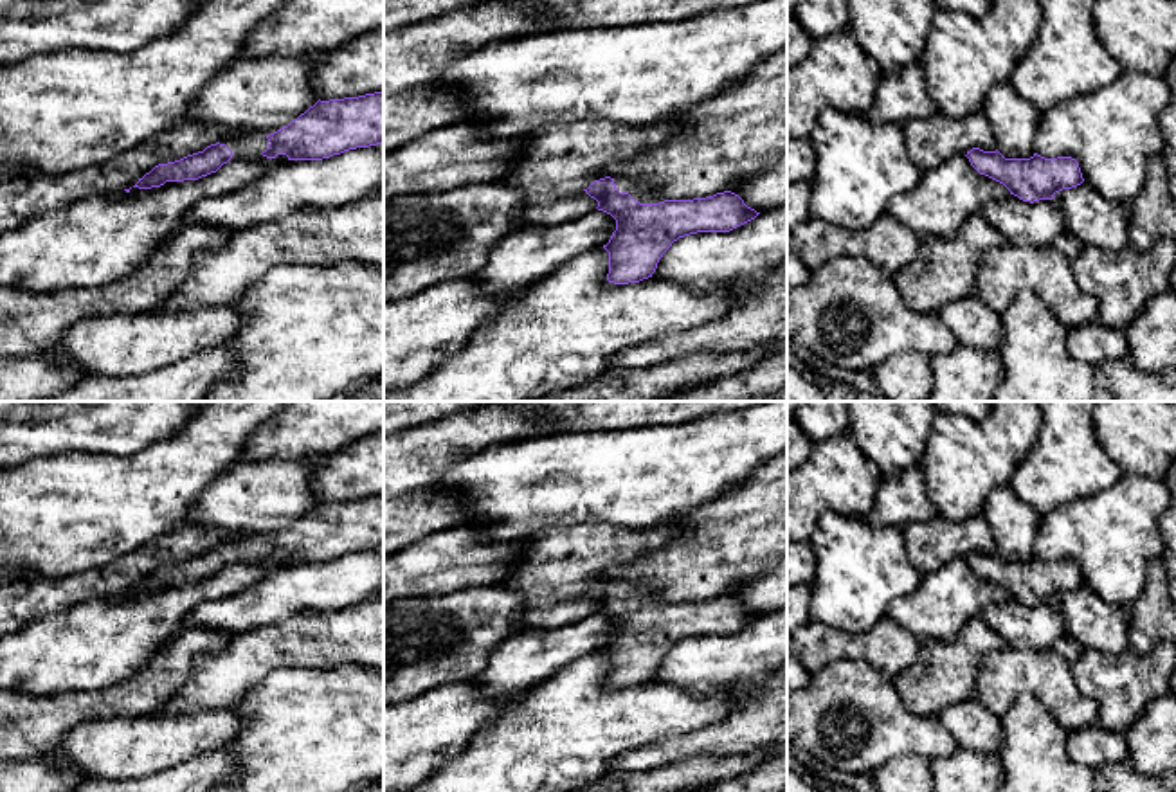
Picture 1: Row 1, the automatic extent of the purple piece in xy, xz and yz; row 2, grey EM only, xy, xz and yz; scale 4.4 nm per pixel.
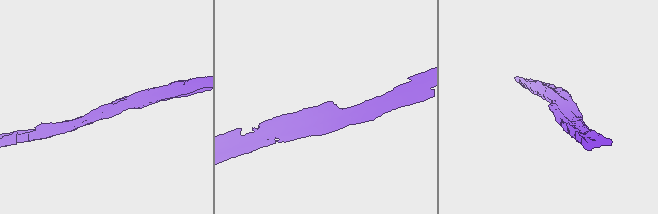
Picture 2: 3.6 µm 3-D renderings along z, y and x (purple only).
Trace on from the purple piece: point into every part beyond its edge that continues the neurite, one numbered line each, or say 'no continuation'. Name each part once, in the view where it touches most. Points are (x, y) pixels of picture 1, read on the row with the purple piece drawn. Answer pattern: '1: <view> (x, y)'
1: xz (640, 191)

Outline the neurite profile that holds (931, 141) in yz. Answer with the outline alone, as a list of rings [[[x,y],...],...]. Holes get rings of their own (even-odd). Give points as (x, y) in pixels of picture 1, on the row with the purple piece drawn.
[[[935,112],[927,119],[909,119],[902,130],[913,164],[922,173],[951,157],[967,155],[972,148],[998,149],[998,139],[983,112],[963,119]]]

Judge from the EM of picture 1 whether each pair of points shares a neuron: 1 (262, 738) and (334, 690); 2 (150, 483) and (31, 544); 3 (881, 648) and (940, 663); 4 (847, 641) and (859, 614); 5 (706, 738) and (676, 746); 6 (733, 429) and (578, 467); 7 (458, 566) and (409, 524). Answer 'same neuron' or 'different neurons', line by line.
1: same neuron
2: same neuron
3: different neurons
4: different neurons
5: same neuron
6: same neuron
7: different neurons

